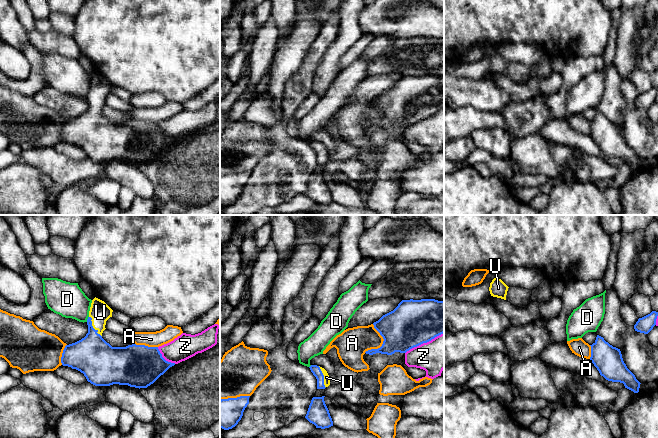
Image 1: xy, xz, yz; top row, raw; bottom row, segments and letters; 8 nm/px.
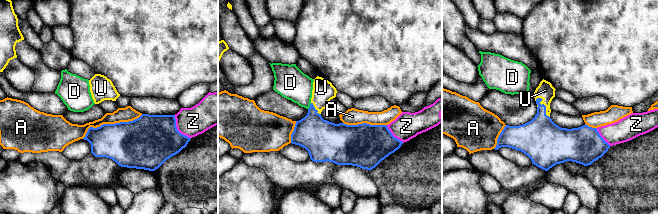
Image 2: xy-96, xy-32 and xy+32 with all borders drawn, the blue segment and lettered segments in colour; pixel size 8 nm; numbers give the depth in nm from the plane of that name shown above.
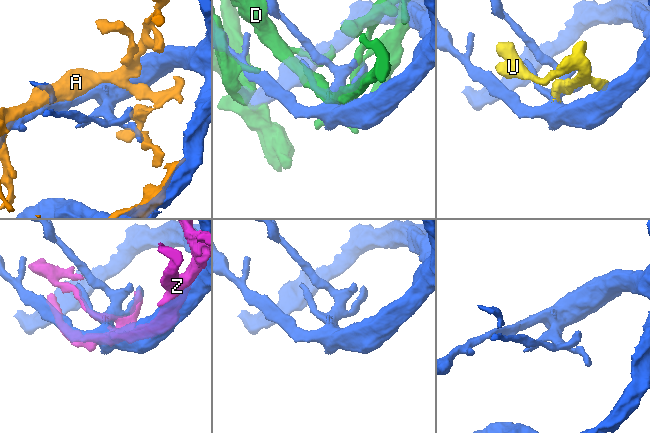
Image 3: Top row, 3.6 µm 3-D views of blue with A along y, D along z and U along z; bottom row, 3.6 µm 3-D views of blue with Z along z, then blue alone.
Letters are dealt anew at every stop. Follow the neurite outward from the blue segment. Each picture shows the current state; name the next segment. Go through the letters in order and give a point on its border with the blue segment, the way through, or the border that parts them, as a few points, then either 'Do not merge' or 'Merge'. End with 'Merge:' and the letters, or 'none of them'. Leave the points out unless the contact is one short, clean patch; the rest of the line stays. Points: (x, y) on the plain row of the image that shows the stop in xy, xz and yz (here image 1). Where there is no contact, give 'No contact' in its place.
A: Touches blue at xz (383, 119). Do not merge
D: Touches blue at xy (87, 95). Do not merge
U: Touches blue at xy (92, 102). Merge
Z: Touches blue at xz (424, 118). Do not merge
Merge: U

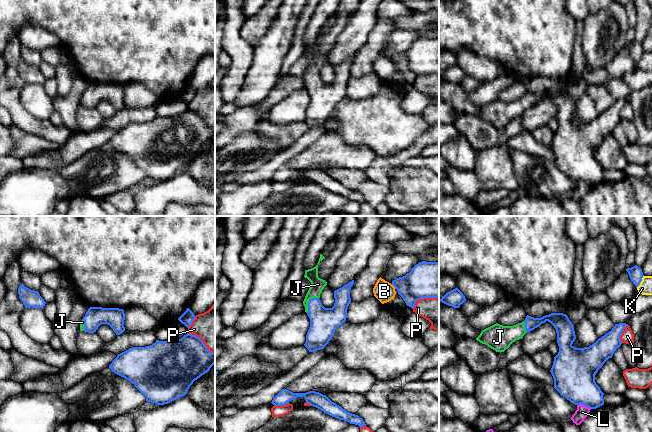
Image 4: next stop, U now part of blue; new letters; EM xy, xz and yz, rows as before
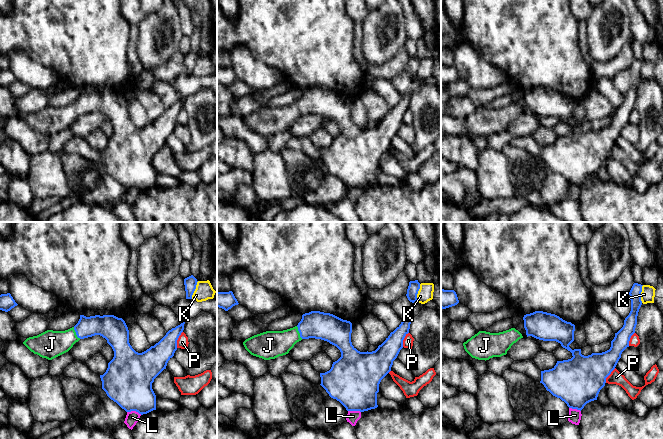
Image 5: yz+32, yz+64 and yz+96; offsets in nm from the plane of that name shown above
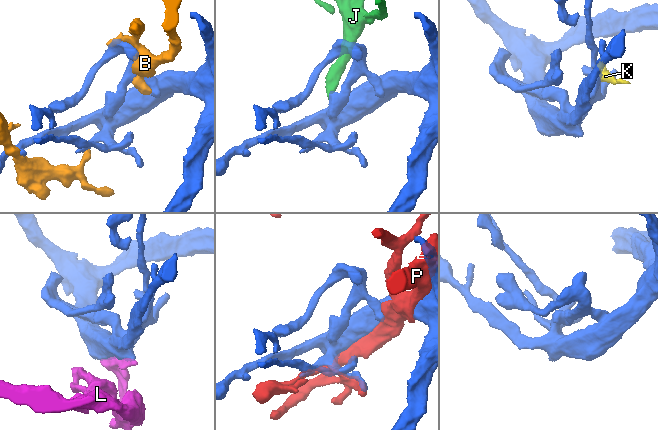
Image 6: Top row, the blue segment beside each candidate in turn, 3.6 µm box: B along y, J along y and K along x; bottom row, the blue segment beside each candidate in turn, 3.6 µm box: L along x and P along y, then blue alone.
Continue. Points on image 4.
B: Touches blue at xz (393, 61). Do not merge
J: Touches blue at xz (308, 78). Path across: xz (324, 97), (308, 78), (318, 60). Merge
K: Touches blue at yz (640, 57). Boundary: yz (643, 51), (636, 63). Do not merge
L: Touches blue at yz (584, 180). Do not merge
P: Touches blue at yz (621, 109). Do not merge
Merge: J

